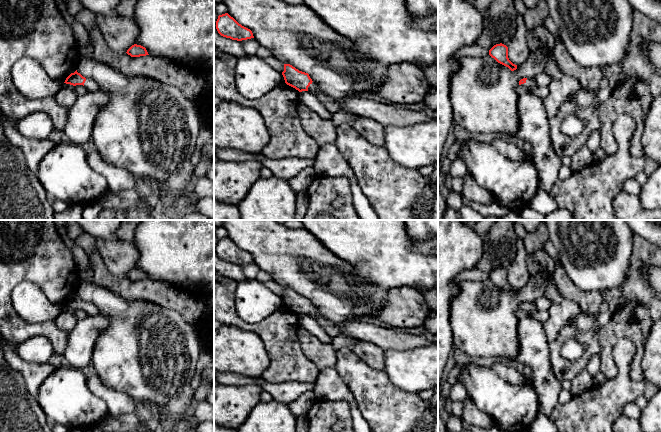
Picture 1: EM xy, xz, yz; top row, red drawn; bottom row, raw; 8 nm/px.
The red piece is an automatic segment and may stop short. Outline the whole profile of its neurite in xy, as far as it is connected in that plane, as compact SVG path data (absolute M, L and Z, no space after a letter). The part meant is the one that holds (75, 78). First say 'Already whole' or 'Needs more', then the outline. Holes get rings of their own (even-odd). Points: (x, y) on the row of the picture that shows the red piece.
Needs more. M77 70L74 73L71 73L65 80L66 84L70 84L73 86L76 85L83 85L87 88L89 92L95 92L99 90L99 86L97 83L89 78L83 77L80 73L77 72Z

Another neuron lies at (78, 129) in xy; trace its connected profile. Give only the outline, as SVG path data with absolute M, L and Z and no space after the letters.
M100 89L78 96L73 106L68 108L63 129L67 140L79 145L87 143L92 136L94 120L101 107L107 102L107 94Z

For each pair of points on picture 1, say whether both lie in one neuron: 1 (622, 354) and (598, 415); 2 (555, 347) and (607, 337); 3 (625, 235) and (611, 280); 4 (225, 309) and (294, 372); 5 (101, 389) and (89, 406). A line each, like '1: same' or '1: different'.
1: same
2: different
3: same
4: same
5: different

